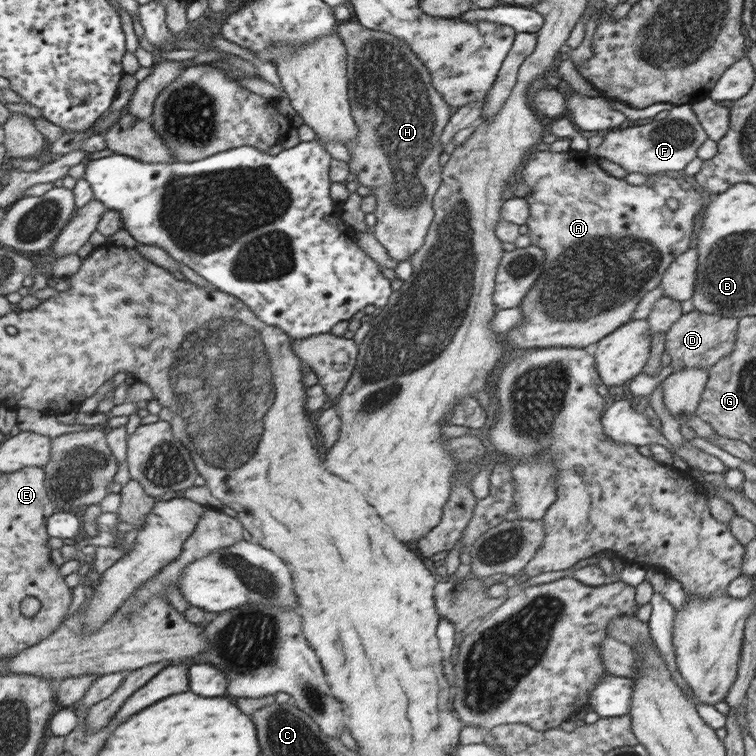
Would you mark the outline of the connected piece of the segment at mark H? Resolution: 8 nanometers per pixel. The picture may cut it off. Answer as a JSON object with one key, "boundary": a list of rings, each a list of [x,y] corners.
{"boundary":[[[344,21],[338,27],[339,39],[347,42],[346,74],[351,74],[351,102],[355,102],[355,118],[359,118],[359,128],[354,142],[344,146],[349,153],[348,170],[356,175],[359,185],[370,188],[375,197],[376,207],[372,212],[375,224],[372,234],[385,248],[387,256],[399,262],[410,258],[424,243],[423,238],[433,220],[432,198],[439,186],[439,143],[441,130],[447,124],[449,108],[427,74],[426,66],[410,47],[395,36],[383,31],[368,30],[357,21]]]}

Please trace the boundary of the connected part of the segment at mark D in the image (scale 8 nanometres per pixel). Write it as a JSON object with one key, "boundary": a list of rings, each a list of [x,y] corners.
{"boundary":[[[692,310],[677,318],[664,335],[665,363],[670,363],[673,373],[685,367],[699,367],[708,371],[719,359],[731,354],[738,332],[737,318],[723,318],[713,314],[704,314]]]}

